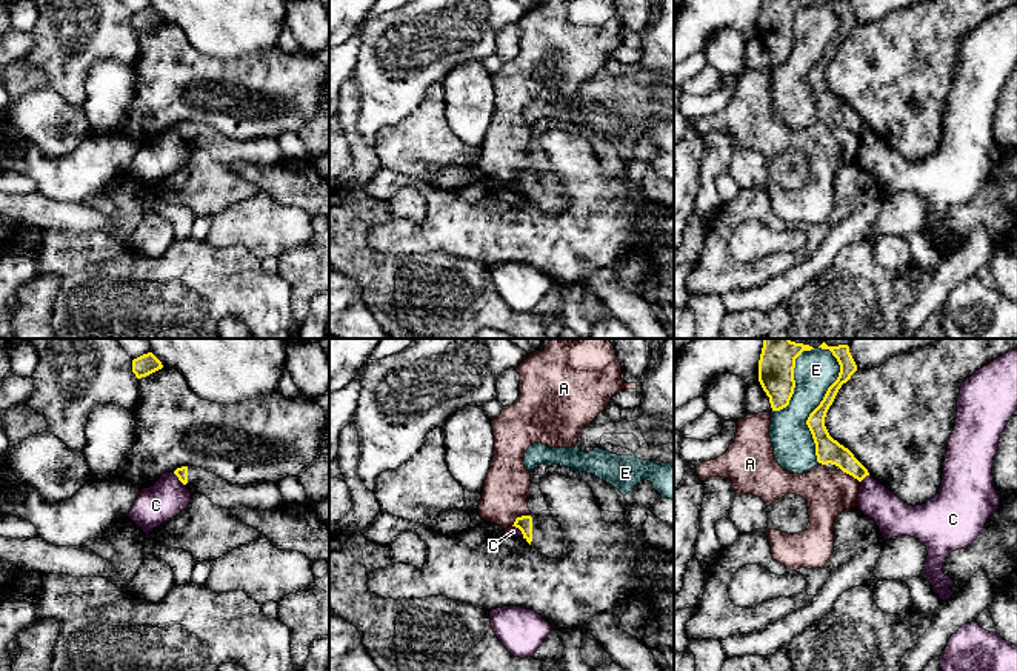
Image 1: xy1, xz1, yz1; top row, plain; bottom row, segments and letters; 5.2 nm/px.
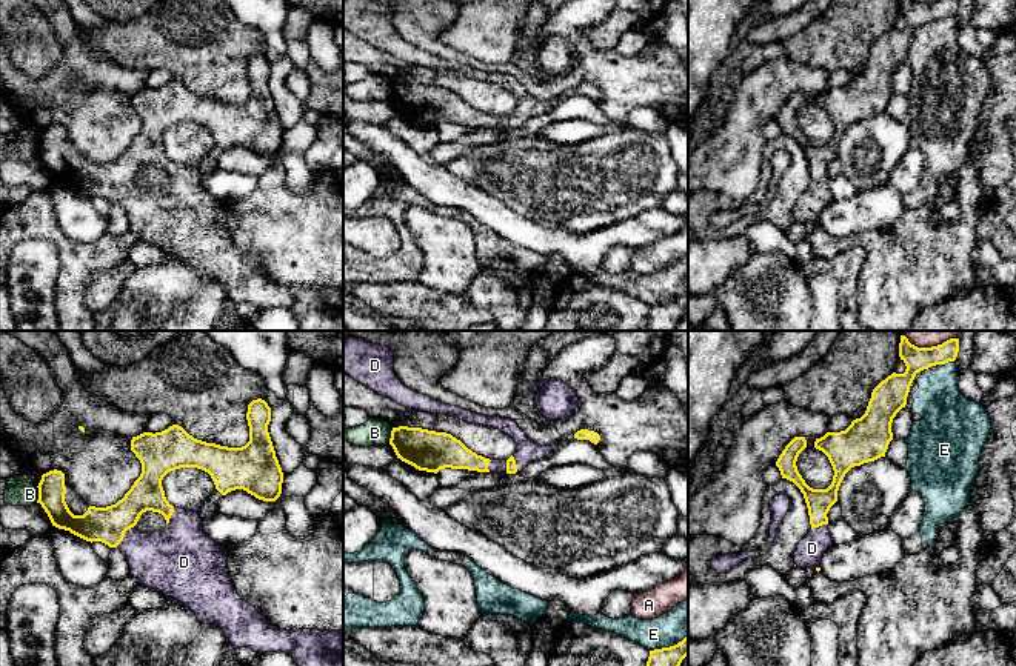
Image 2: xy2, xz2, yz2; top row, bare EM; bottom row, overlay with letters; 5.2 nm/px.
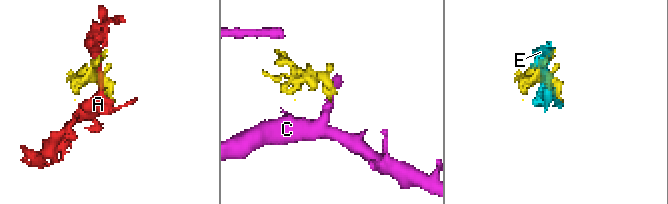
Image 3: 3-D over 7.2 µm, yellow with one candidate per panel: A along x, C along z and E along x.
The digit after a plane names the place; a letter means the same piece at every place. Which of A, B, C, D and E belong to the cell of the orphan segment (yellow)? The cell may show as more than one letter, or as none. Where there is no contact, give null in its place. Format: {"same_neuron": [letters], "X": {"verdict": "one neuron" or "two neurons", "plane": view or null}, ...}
{"same_neuron": ["D"], "A": {"verdict": "two neurons", "plane": "xz1"}, "B": {"verdict": "two neurons", "plane": "xy2"}, "C": {"verdict": "two neurons", "plane": "xy1"}, "D": {"verdict": "one neuron", "plane": "xy2"}, "E": {"verdict": "two neurons", "plane": "yz1"}}

